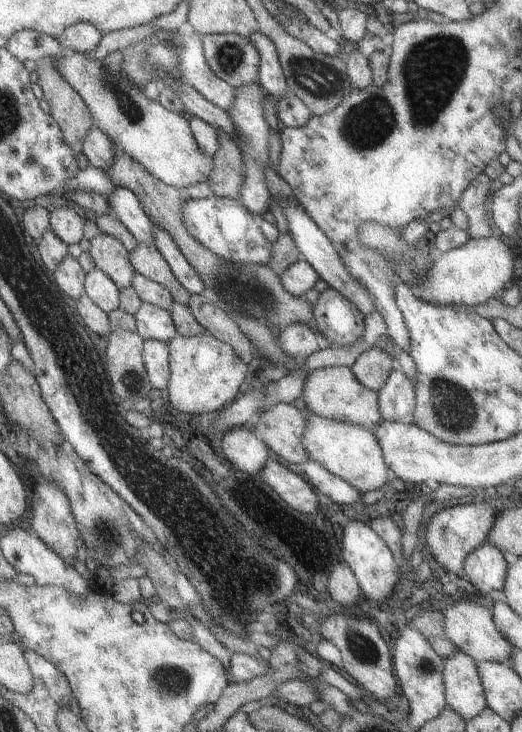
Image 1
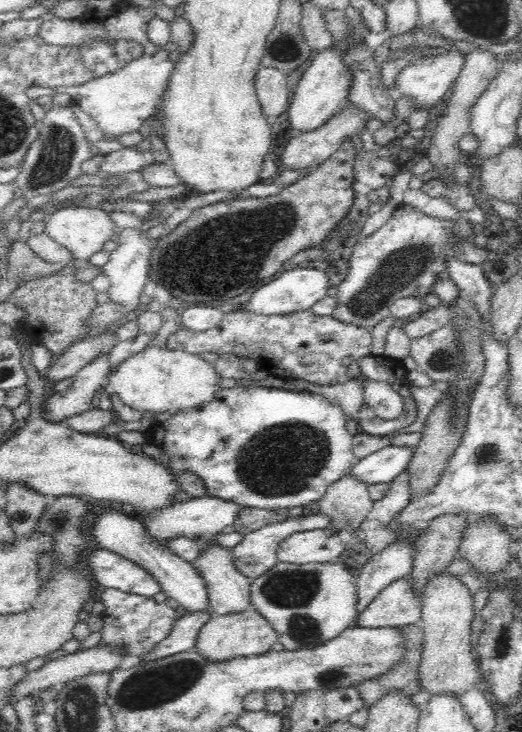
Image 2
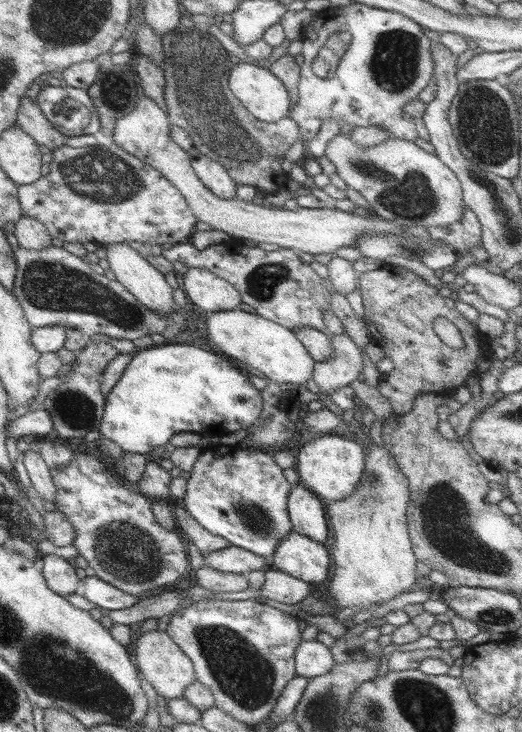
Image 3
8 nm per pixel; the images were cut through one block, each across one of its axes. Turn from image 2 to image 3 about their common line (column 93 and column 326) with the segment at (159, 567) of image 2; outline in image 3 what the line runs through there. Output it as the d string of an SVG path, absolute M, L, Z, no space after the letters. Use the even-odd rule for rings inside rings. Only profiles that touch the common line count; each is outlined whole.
M299 484L293 486L287 499L287 512L293 531L323 544L329 533L325 506L310 490Z

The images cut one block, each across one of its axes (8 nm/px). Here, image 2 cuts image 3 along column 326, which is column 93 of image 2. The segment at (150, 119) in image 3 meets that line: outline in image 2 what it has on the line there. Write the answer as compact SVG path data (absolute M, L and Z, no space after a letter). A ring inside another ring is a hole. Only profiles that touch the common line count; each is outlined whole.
M76 205L76 206L66 206L54 211L45 222L45 233L54 242L57 242L60 246L66 248L74 255L75 260L89 260L93 254L100 252L102 250L103 244L112 236L114 226L109 213L94 206L94 205Z

